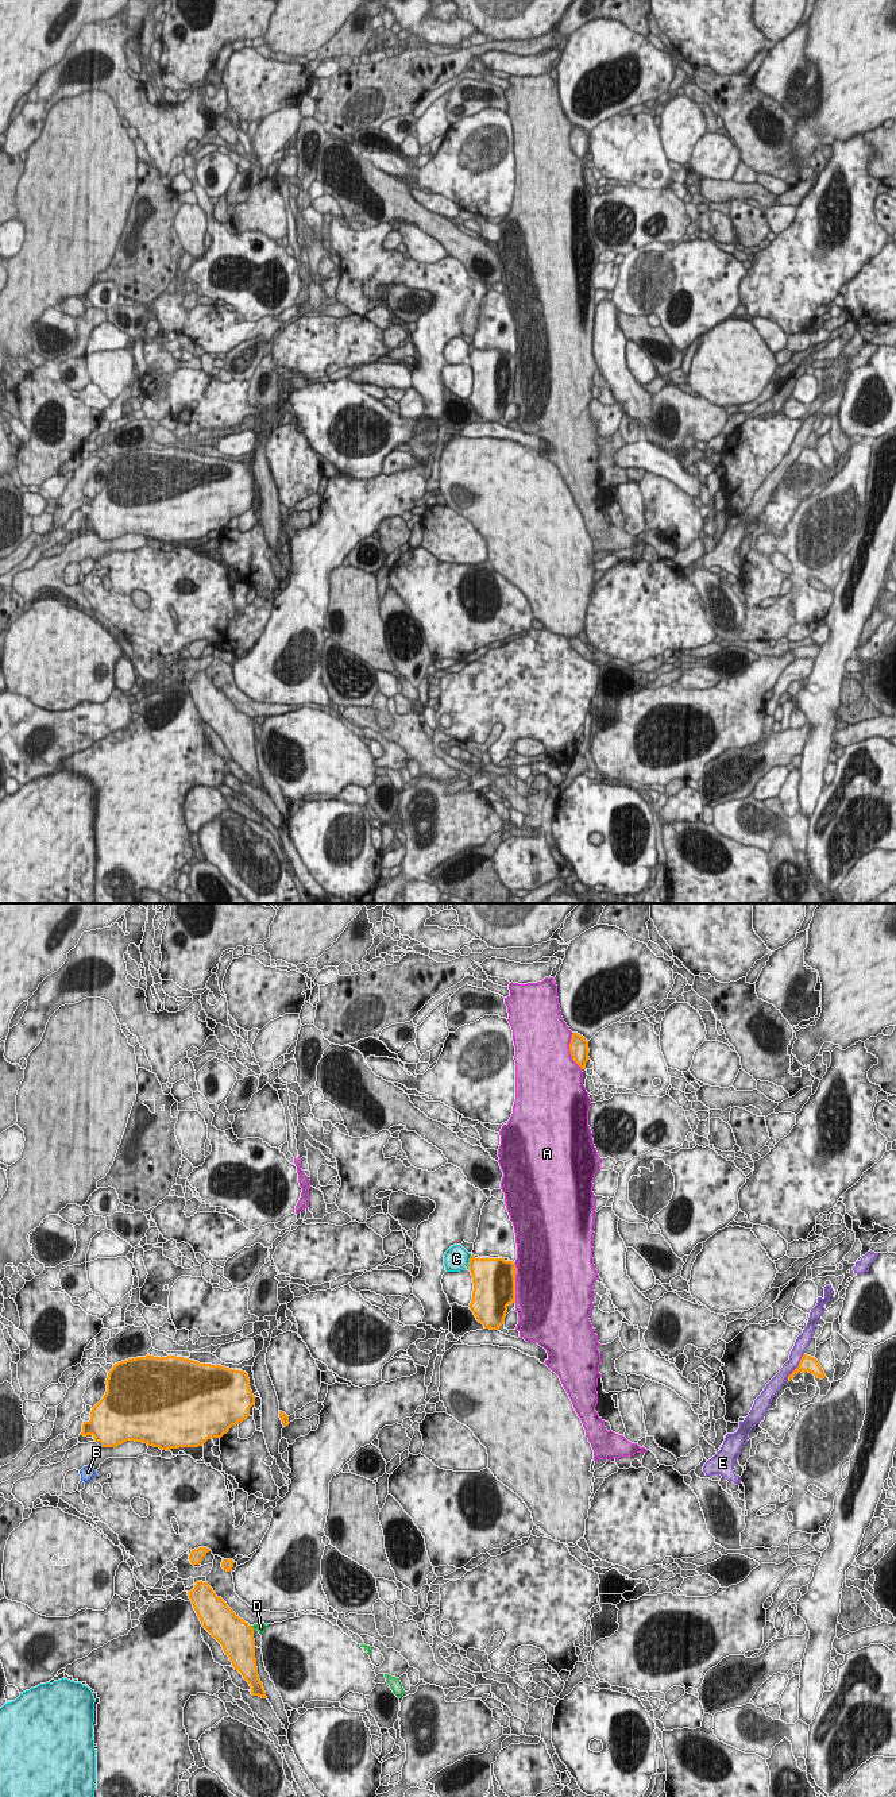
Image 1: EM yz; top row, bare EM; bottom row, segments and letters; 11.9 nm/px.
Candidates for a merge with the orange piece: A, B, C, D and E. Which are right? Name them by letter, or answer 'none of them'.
B, D

